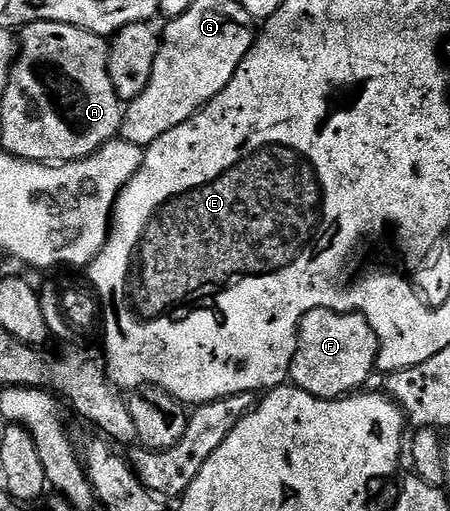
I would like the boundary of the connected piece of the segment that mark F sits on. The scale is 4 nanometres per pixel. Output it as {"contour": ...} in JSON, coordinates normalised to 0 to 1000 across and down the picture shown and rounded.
{"contour":[[[698,605],[671,622],[667,669],[647,706],[642,740],[664,763],[747,785],[809,757],[836,726],[840,701],[842,659],[813,620],[796,611],[758,614],[731,605]]]}

